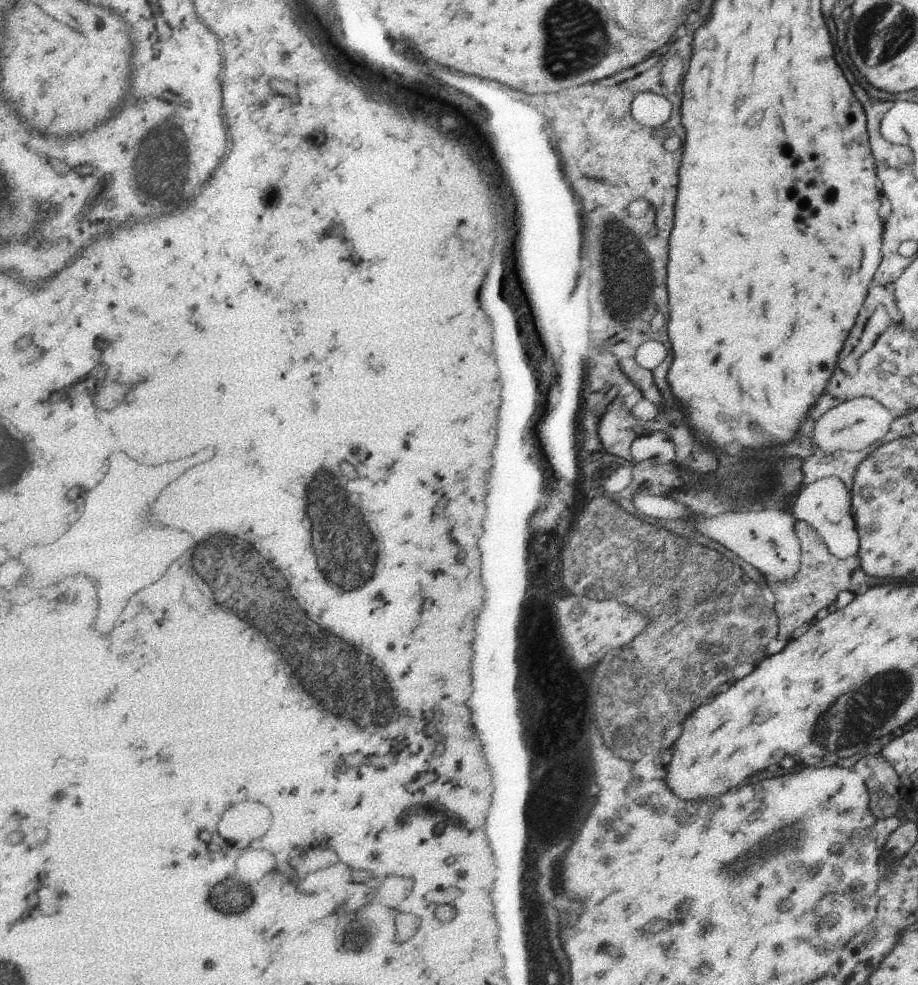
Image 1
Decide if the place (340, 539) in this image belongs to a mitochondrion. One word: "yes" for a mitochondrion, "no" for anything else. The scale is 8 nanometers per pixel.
yes

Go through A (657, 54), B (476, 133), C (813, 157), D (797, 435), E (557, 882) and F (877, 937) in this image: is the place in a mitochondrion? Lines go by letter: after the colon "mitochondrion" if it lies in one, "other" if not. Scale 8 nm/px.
A: other
B: other
C: other
D: other
E: other
F: mitochondrion

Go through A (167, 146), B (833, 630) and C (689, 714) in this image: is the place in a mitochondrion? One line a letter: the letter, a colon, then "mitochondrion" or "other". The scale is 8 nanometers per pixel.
A: mitochondrion
B: other
C: other

